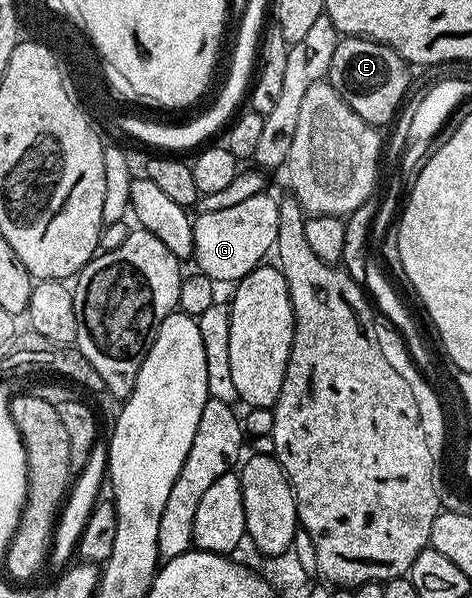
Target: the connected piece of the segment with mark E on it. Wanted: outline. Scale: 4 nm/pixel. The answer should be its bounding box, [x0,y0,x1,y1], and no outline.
[326,36,408,127]

